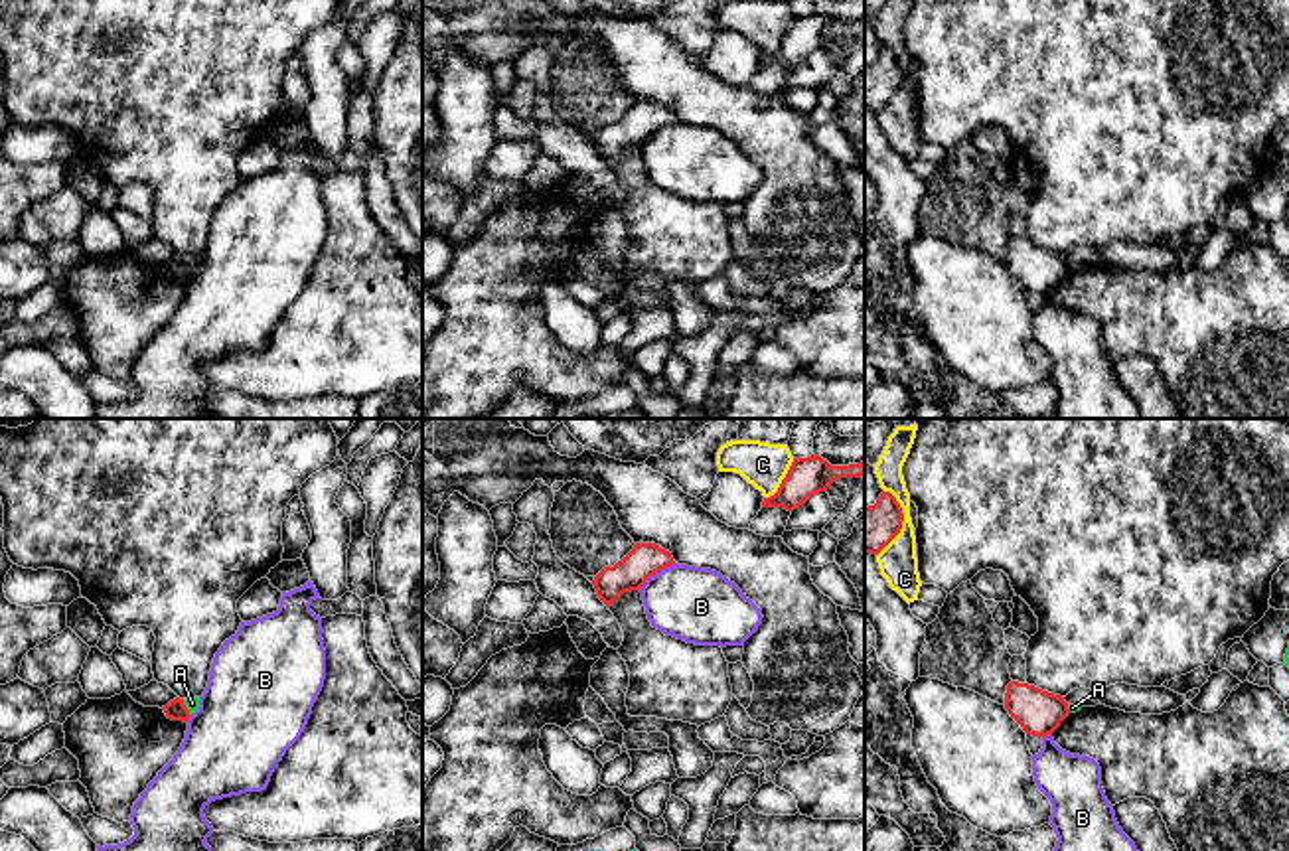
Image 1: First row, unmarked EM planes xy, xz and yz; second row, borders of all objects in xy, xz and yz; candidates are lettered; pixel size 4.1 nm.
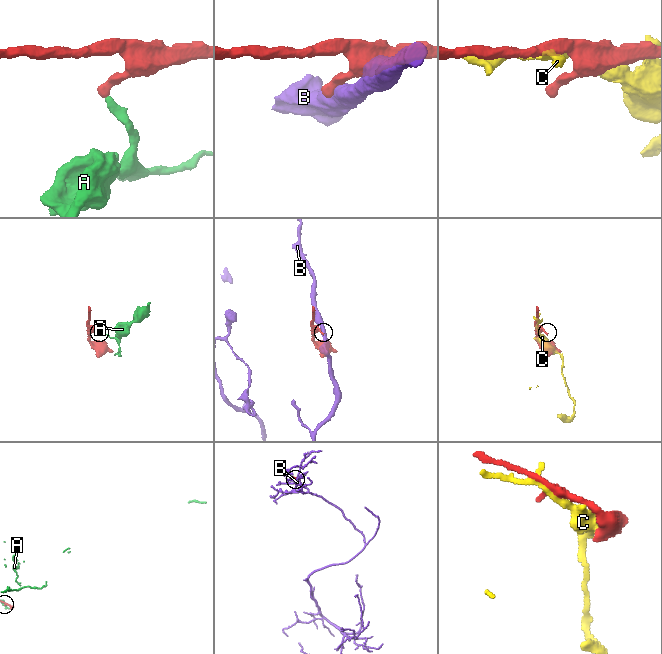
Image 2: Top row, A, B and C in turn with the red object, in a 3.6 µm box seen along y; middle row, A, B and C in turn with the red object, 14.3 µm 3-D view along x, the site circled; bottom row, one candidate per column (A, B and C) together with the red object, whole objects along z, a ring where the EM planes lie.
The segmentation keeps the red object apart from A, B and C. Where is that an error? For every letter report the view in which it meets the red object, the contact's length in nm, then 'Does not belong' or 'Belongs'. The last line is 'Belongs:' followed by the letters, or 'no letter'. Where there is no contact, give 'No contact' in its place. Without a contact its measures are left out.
A: Touches red in xy. Shared border 80 nm. Does not belong
B: Touches red in xz. Shared border 190 nm. Does not belong
C: Touches red in xz. Shared border 200 nm. Does not belong
Belongs: no letter

